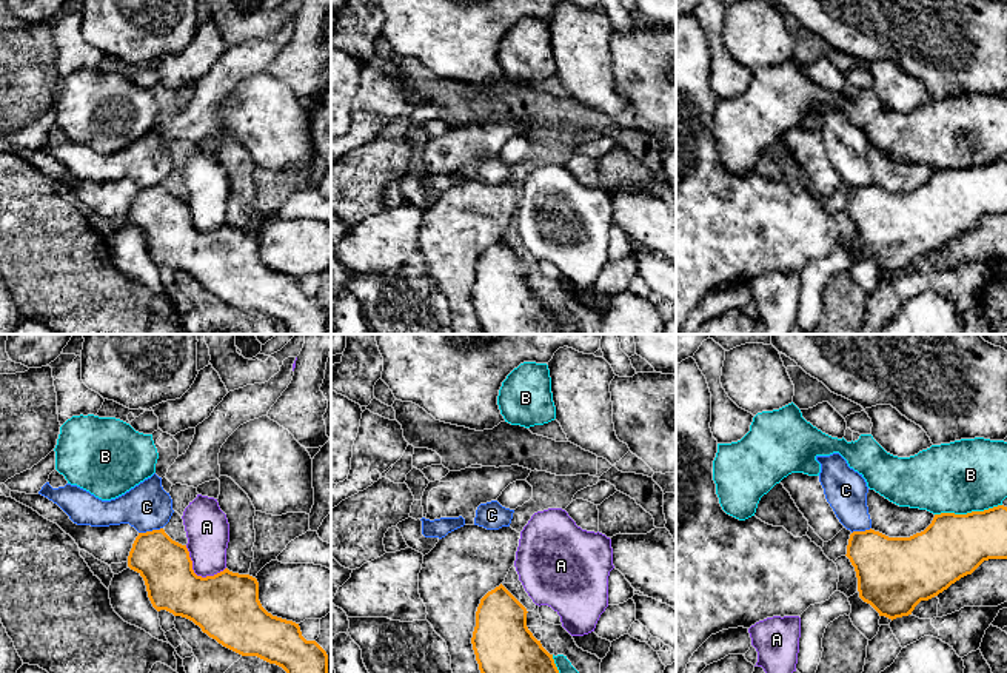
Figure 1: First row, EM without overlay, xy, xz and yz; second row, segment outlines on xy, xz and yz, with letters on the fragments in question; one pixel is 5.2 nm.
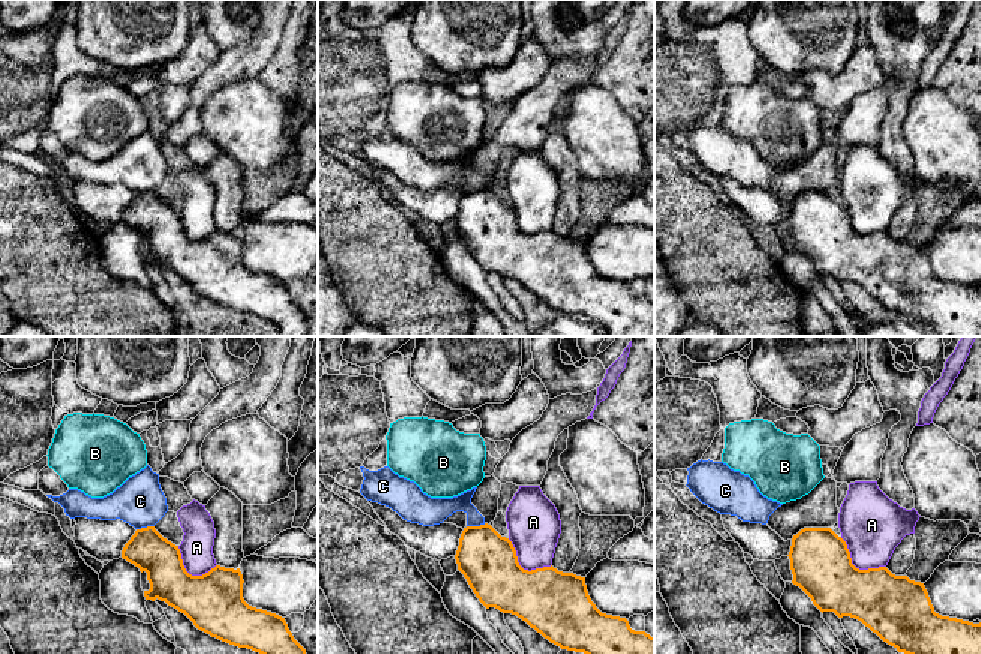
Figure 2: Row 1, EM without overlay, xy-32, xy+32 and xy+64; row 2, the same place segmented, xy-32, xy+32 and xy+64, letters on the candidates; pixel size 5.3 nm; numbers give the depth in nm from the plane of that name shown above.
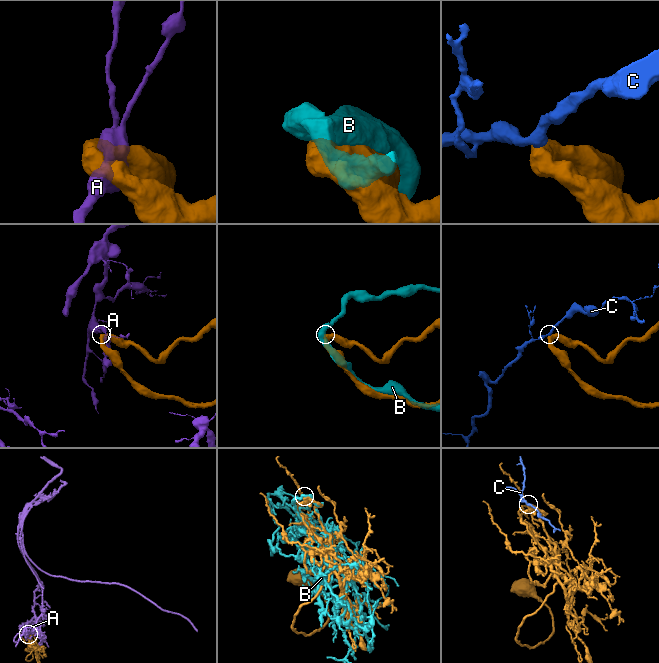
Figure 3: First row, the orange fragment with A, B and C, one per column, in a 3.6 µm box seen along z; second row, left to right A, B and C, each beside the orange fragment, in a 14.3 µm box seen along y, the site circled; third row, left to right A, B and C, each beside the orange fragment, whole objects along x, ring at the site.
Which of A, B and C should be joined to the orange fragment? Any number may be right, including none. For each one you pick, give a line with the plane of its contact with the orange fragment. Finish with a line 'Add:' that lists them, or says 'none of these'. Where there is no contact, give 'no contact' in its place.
Add: none of these

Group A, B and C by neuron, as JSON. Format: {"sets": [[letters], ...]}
{"sets": [["A"], ["B"], ["C"]]}

